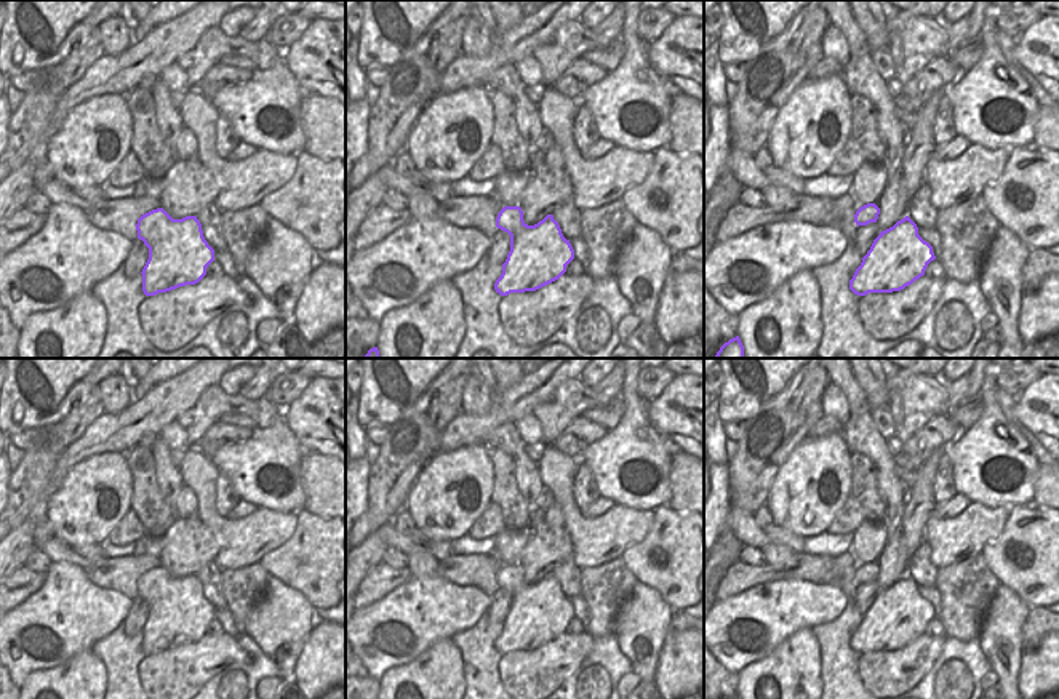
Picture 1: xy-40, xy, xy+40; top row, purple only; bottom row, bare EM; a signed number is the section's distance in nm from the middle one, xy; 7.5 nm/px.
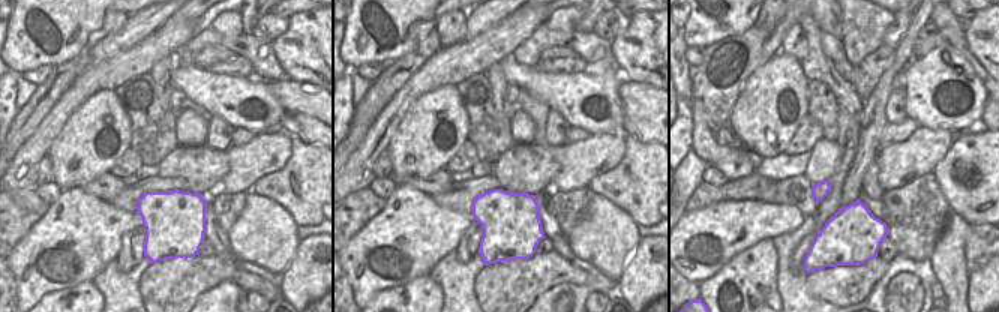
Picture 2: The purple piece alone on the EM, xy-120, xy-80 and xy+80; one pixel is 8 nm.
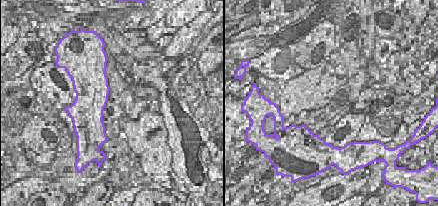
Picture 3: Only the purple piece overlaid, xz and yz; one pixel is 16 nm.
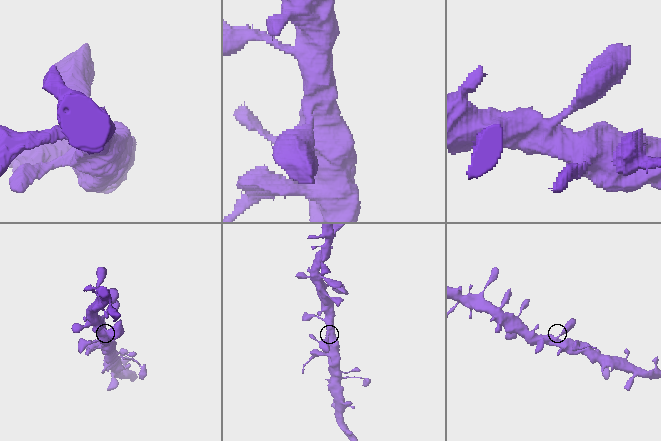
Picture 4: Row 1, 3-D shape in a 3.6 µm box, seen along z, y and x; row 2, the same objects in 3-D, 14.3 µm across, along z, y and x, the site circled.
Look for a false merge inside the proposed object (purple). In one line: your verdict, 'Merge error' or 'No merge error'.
No merge error

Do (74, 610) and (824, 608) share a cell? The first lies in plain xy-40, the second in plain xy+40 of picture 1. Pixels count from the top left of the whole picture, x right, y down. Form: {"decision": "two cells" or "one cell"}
{"decision": "one cell"}

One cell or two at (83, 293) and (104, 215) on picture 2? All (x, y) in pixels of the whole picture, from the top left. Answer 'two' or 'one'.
two

